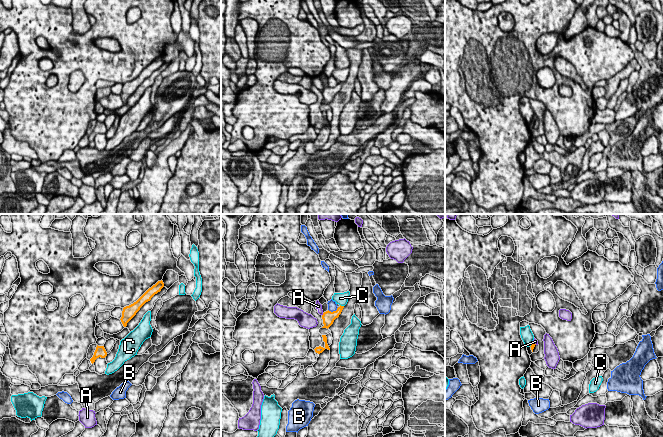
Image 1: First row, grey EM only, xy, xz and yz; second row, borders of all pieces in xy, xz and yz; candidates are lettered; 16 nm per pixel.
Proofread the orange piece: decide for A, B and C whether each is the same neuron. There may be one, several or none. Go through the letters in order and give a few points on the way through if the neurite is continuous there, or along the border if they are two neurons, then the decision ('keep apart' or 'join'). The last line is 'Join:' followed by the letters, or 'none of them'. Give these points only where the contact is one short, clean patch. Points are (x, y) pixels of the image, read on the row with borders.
A: keep apart
B: keep apart
C: keep apart
Join: none of them

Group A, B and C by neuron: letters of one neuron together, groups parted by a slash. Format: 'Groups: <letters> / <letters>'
Groups: A / B / C

